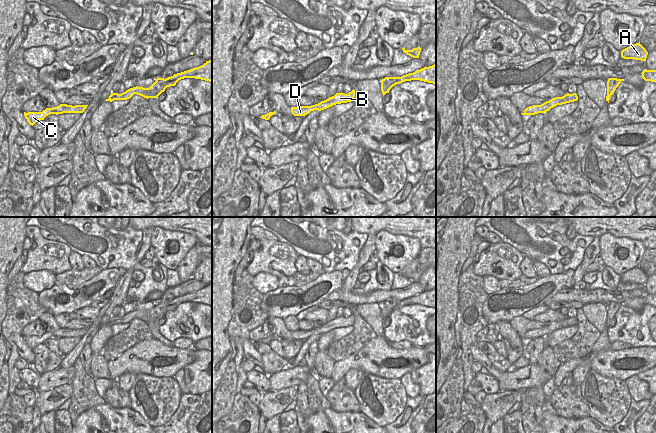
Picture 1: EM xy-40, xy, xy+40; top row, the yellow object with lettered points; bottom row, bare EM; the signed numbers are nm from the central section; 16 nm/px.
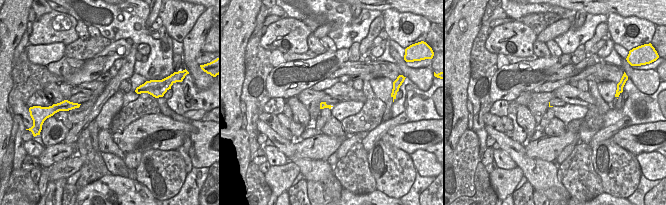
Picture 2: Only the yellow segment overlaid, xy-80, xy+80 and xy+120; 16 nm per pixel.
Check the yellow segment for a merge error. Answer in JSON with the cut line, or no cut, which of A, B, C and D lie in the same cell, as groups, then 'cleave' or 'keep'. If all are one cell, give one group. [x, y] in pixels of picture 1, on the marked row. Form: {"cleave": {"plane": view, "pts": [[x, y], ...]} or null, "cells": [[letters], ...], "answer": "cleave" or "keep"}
{"cleave": {"plane": "xy+40", "pts": [[616, 78], [607, 83]]}, "cells": [["A"], ["B", "C", "D"]], "answer": "cleave"}

